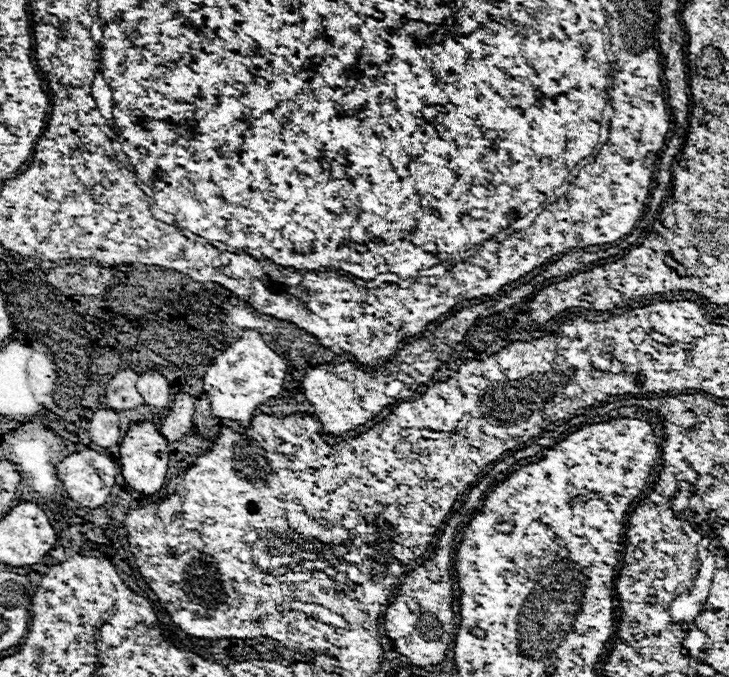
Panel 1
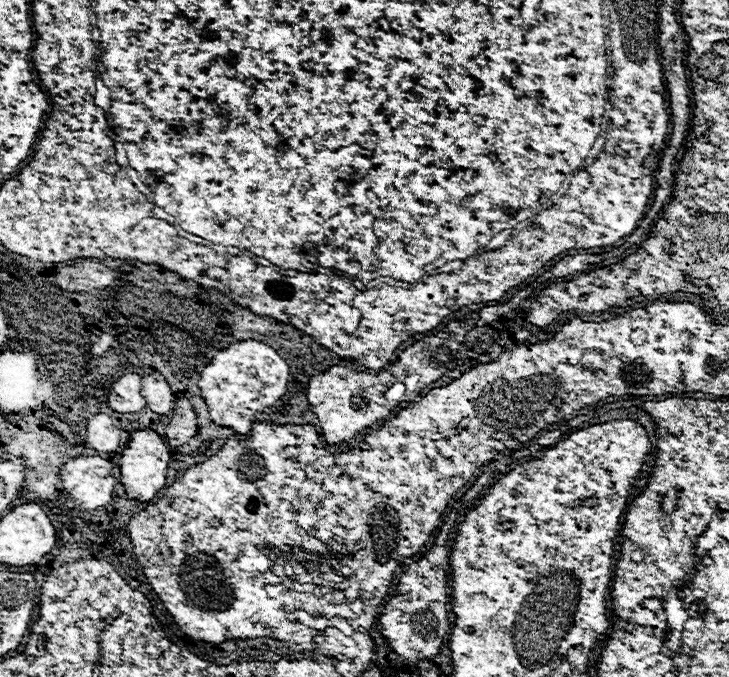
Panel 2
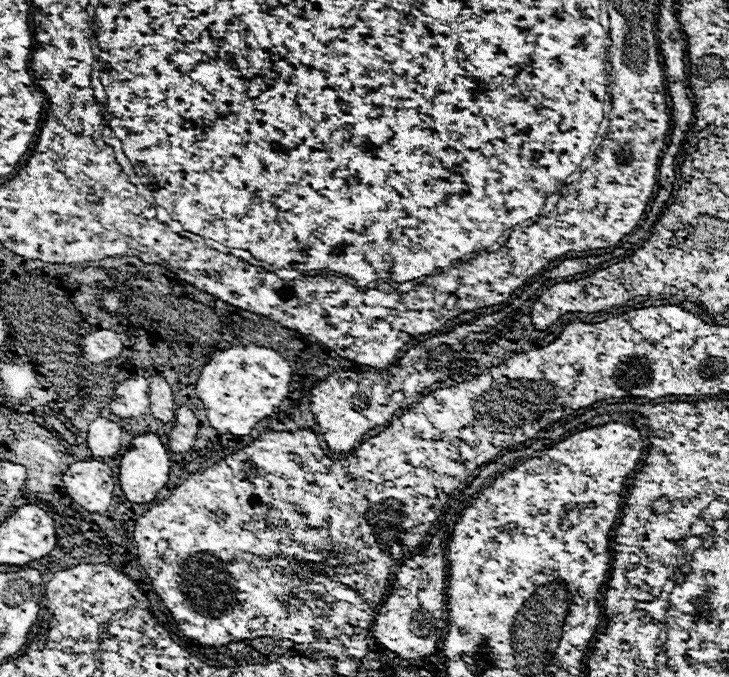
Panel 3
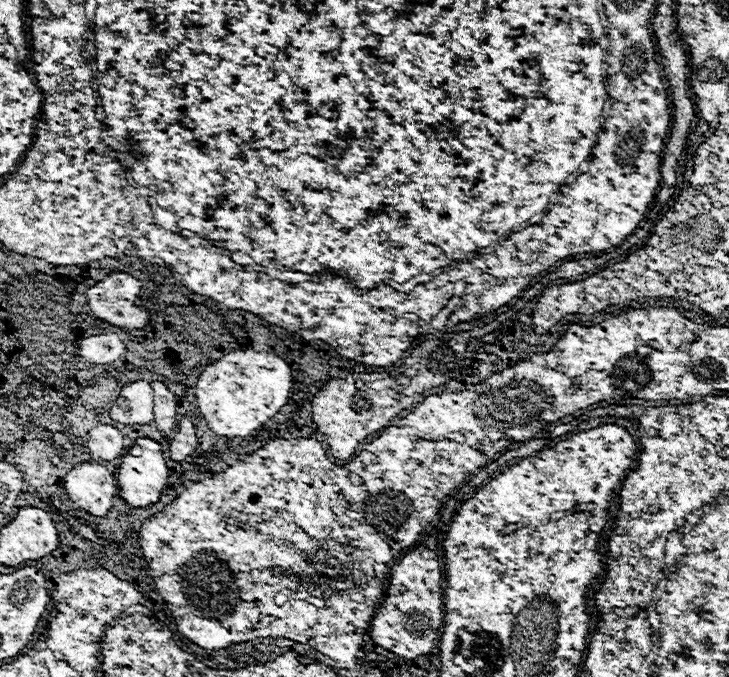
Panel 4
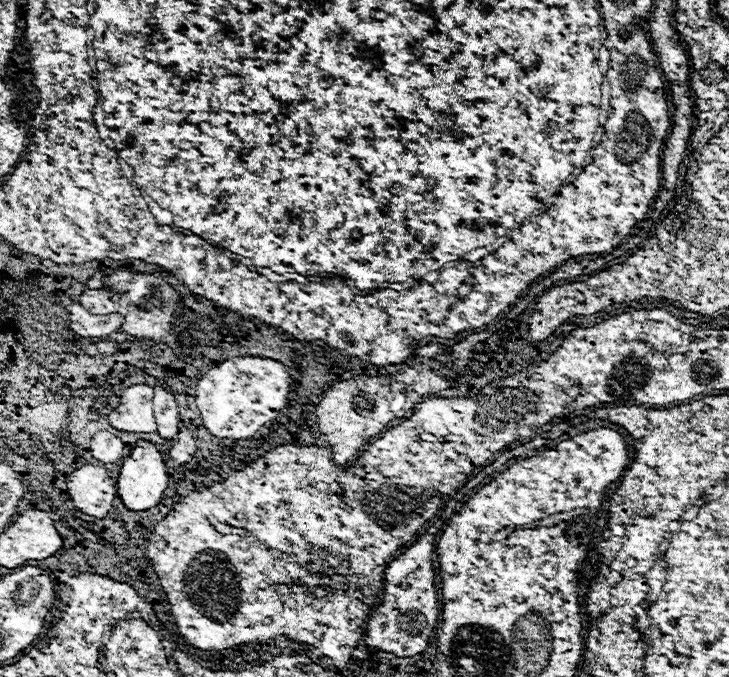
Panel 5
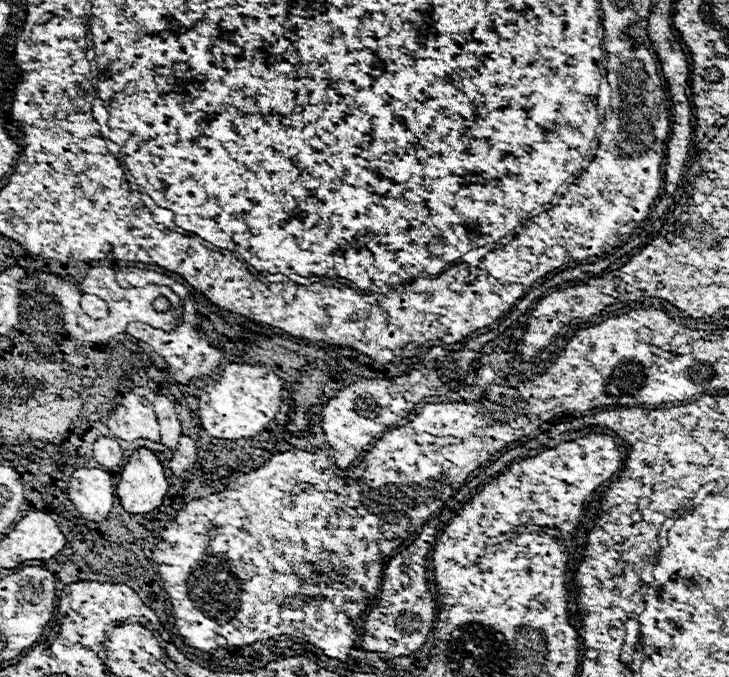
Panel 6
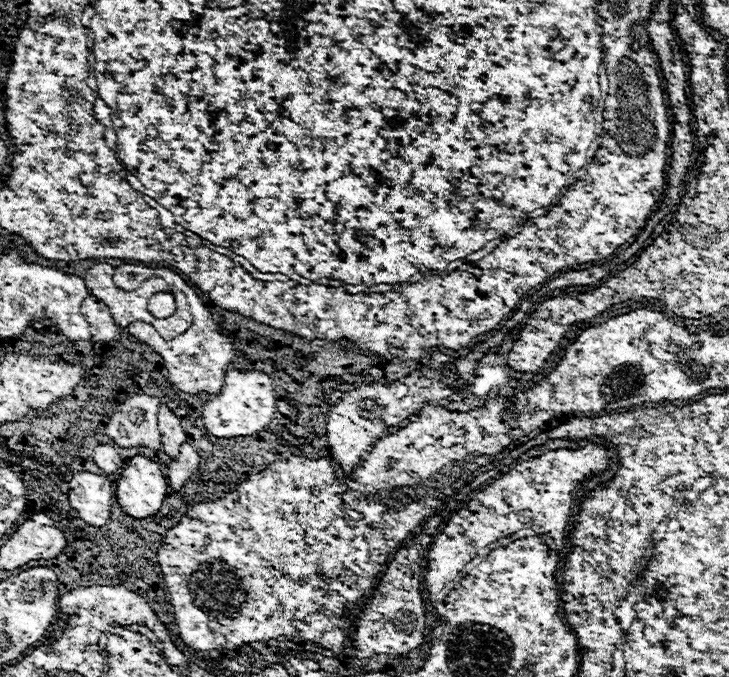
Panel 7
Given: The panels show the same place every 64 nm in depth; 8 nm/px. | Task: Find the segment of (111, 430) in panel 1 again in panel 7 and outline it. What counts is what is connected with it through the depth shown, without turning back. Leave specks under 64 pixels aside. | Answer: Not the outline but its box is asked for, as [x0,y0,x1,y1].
[94,444,122,474]

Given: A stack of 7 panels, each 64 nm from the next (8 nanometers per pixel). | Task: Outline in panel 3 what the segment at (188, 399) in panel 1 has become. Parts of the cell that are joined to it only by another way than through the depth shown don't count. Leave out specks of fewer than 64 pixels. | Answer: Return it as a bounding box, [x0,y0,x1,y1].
[168,406,198,454]

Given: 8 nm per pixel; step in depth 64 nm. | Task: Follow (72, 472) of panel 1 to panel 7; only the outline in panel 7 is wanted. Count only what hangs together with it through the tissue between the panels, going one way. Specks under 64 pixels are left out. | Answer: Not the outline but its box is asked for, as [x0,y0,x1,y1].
[68,472,114,528]

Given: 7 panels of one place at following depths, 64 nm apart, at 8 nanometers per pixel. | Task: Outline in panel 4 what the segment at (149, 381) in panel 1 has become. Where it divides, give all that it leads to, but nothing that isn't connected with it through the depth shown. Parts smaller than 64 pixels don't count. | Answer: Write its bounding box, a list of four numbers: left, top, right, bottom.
[150,380,178,434]

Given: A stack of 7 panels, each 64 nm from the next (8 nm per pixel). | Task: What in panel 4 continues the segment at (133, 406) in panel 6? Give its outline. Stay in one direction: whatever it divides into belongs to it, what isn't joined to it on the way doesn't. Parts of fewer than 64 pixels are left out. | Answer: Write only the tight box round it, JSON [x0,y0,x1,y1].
[110,380,152,426]

